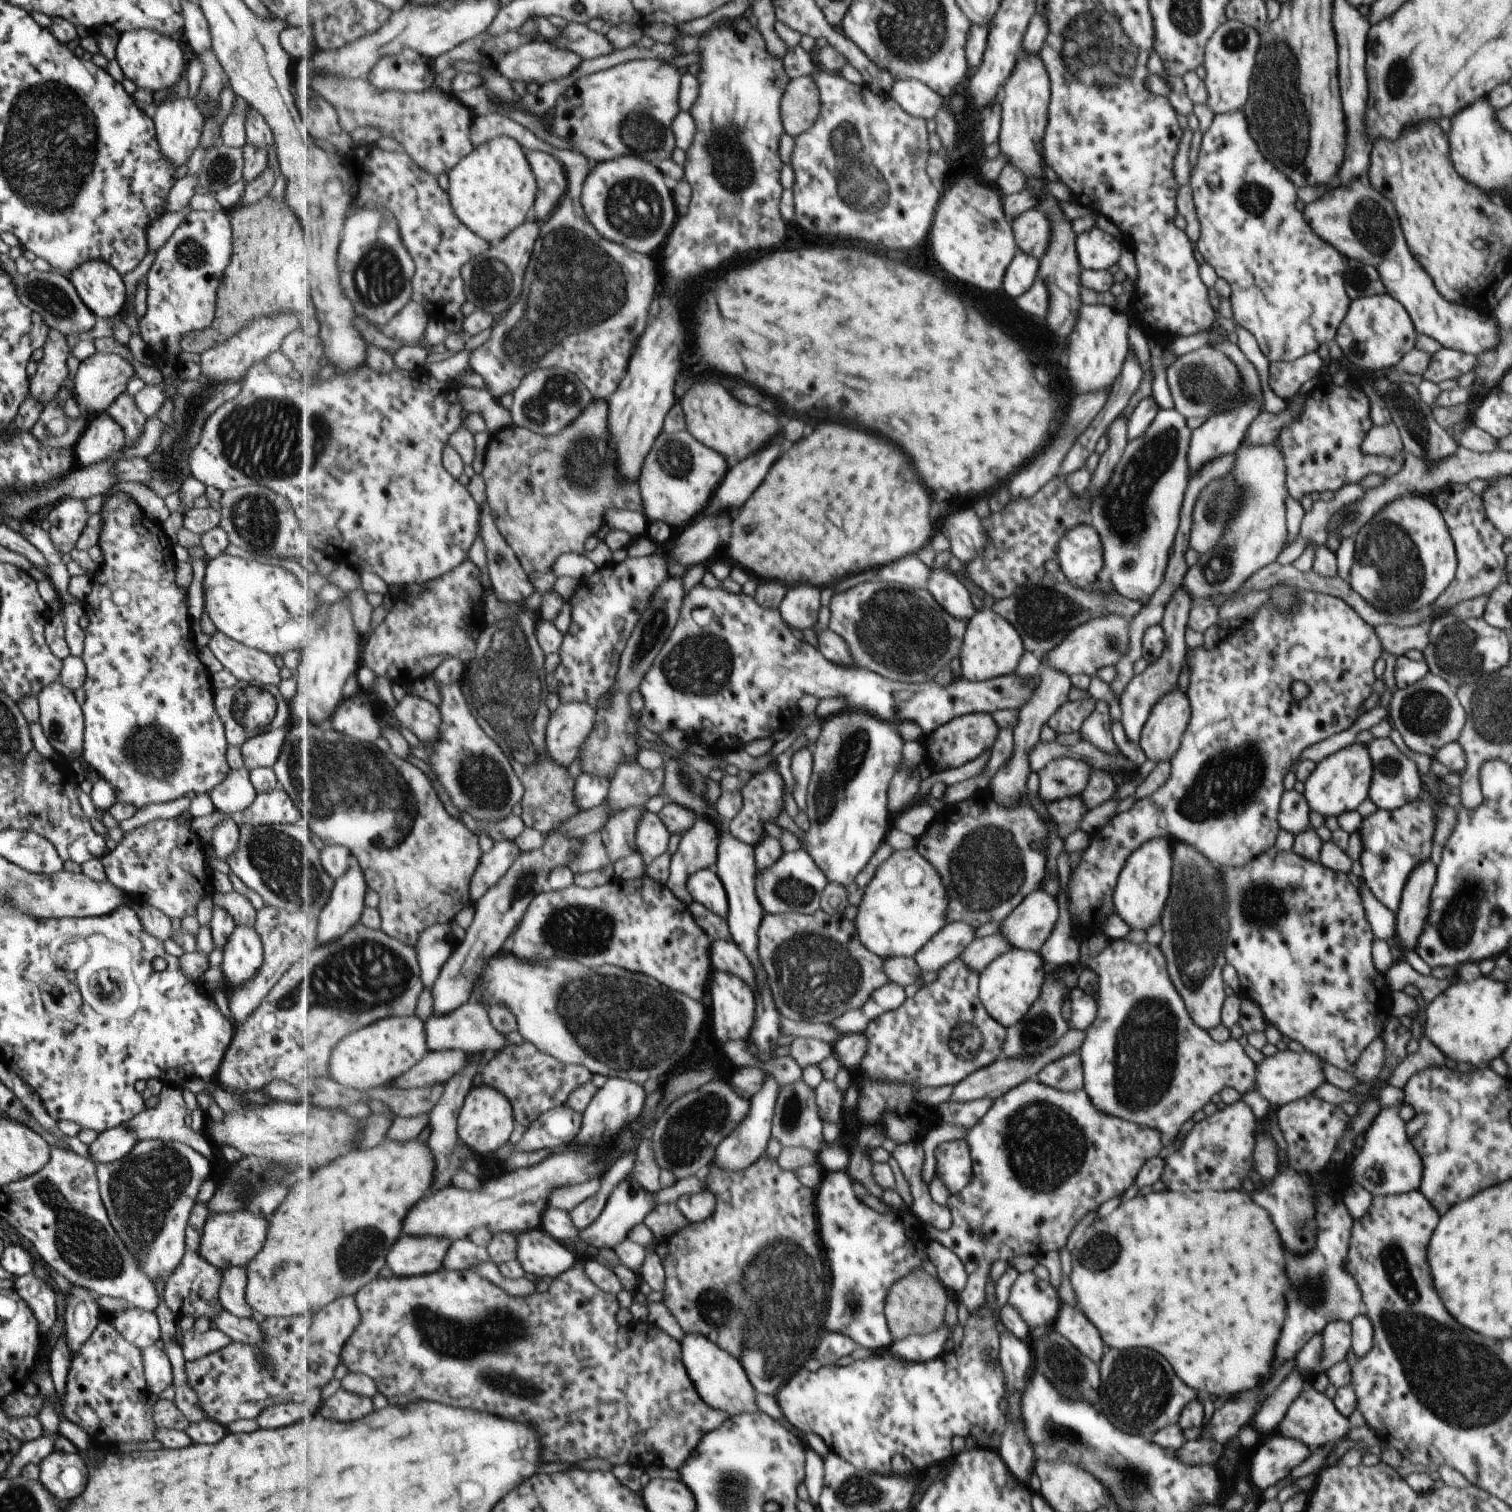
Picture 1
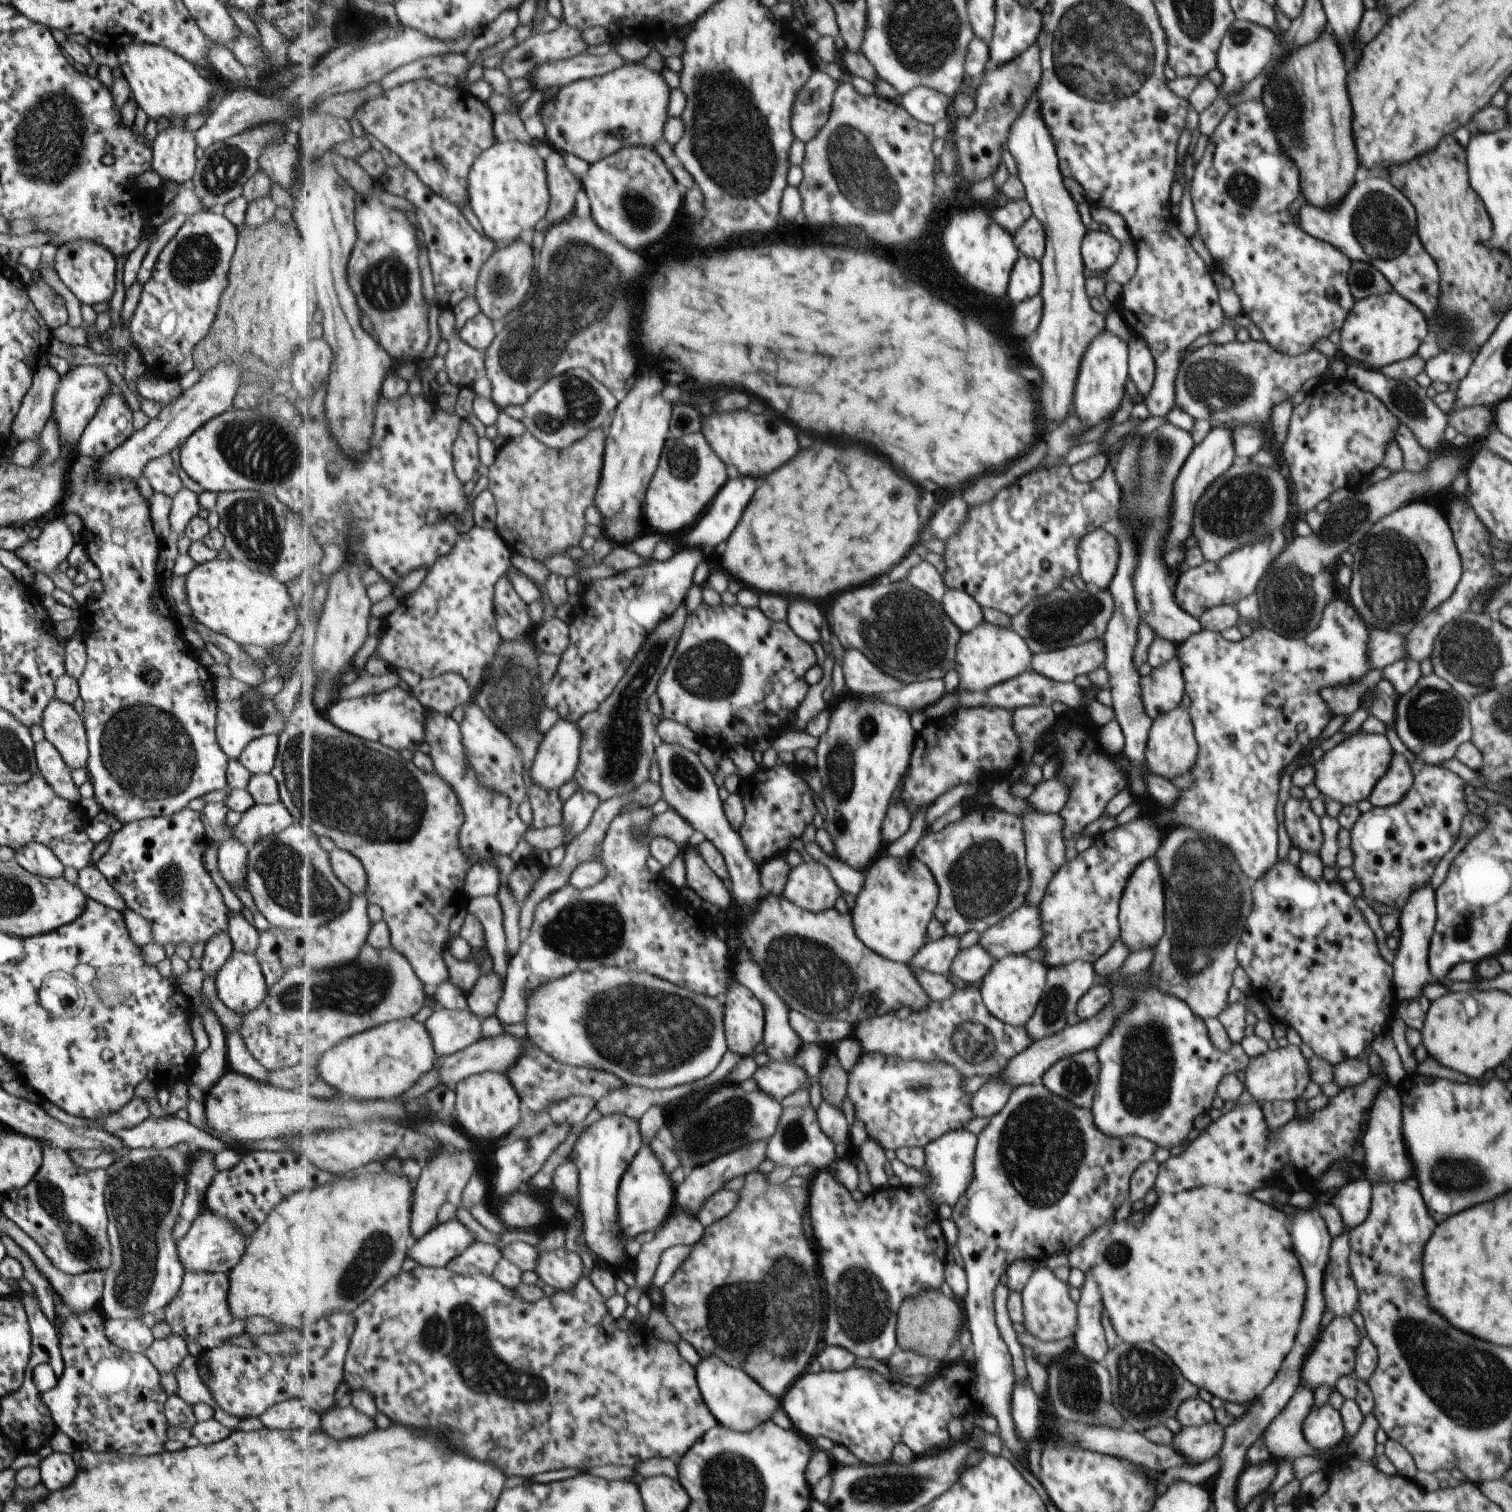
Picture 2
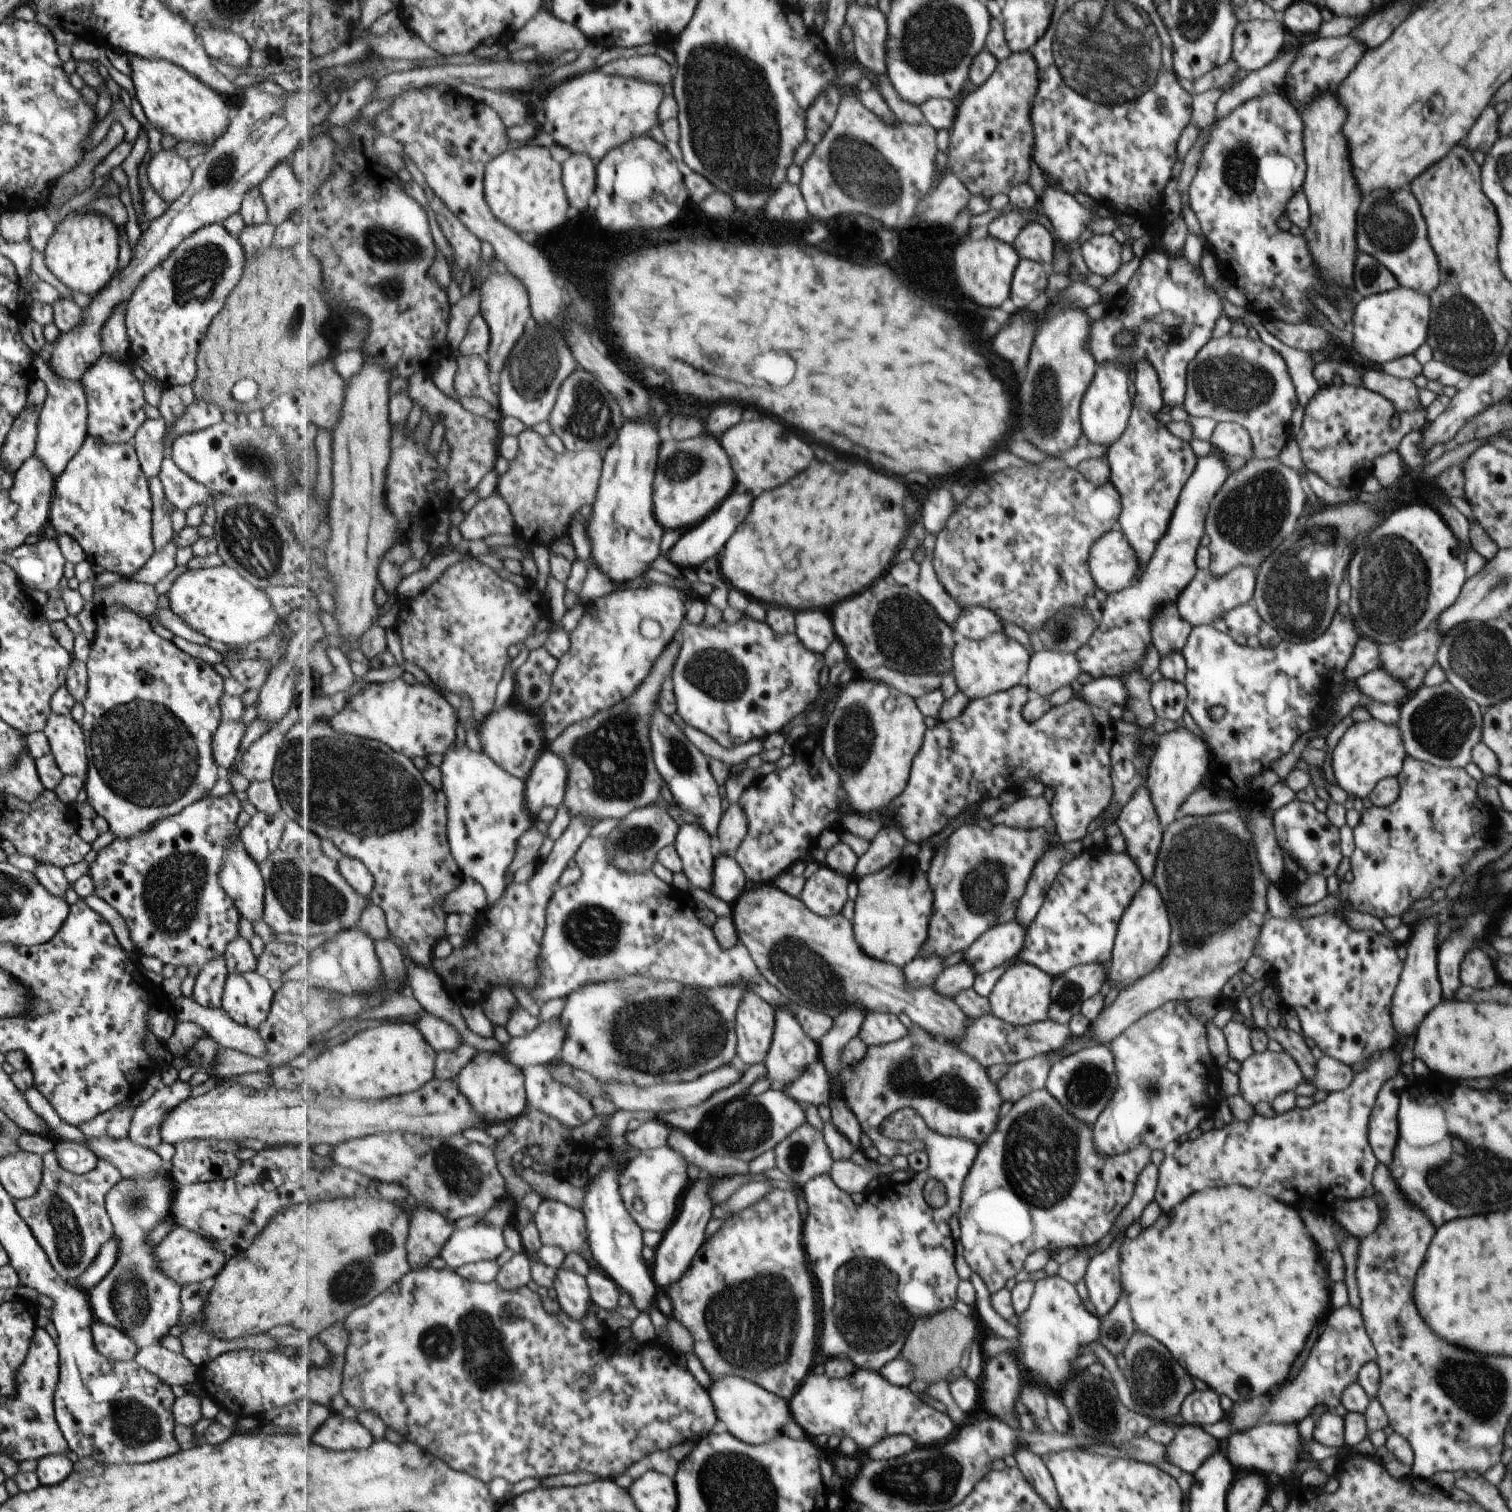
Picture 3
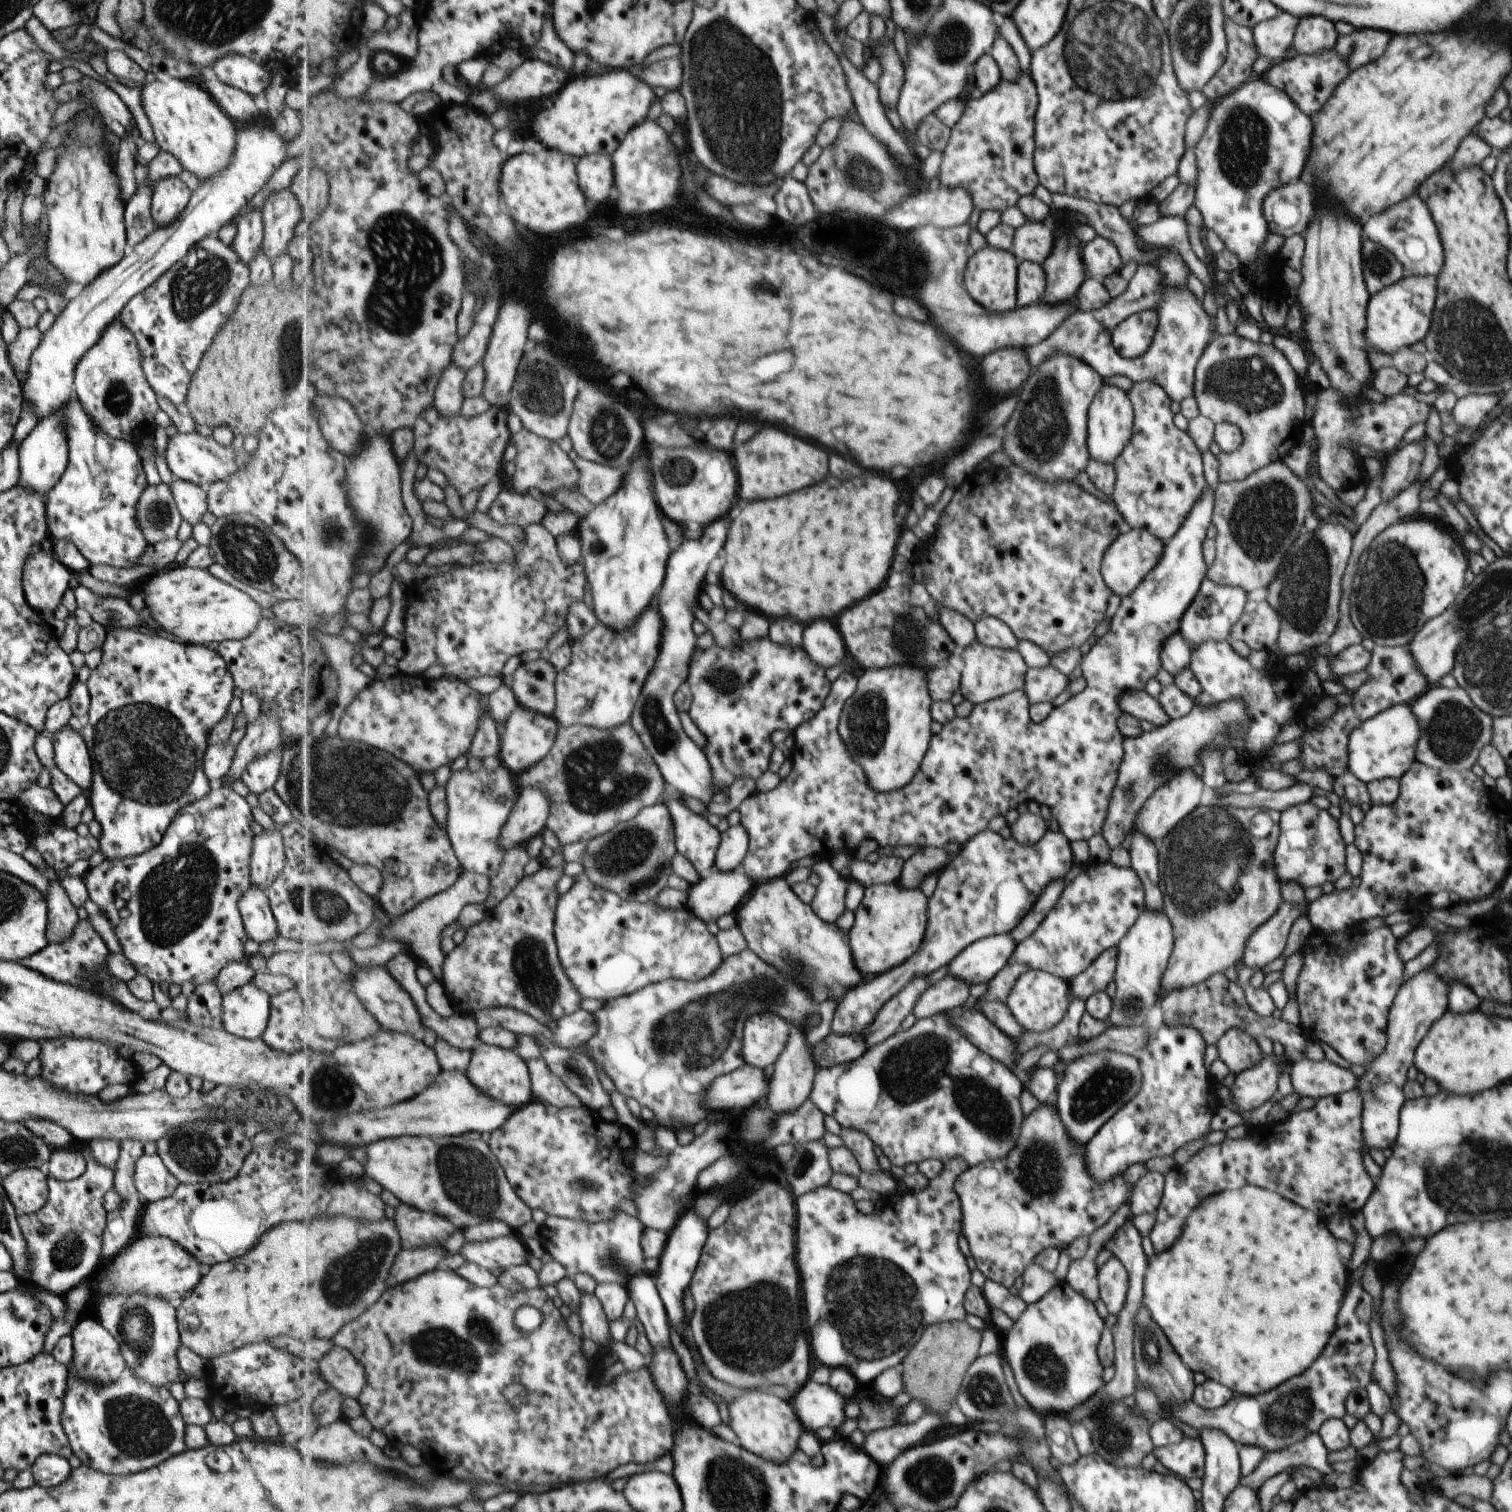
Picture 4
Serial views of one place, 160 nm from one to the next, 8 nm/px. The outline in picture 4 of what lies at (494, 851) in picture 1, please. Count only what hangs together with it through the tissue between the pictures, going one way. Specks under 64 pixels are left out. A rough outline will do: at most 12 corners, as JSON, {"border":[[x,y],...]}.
{"border":[[467,871],[447,891],[381,926],[440,981],[441,930],[483,904],[491,878]]}

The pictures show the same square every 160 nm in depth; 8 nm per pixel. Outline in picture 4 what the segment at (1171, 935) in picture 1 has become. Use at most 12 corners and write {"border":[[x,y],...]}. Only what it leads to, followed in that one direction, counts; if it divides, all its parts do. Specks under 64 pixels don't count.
{"border":[[1197,806],[1159,850],[1175,937],[1161,980],[1199,984],[1277,911],[1255,808]]}

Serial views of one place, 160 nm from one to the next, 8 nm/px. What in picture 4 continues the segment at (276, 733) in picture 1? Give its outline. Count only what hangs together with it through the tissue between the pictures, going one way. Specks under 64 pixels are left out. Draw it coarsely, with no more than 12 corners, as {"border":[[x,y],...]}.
{"border":[[280,751],[244,766],[240,781],[258,795],[278,778]]}

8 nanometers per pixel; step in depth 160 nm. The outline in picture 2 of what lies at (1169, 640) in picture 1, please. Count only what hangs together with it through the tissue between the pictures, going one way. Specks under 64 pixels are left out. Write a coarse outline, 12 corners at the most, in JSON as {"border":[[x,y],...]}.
{"border":[[1176,656],[1141,677],[1151,719],[1177,707],[1184,682]]}

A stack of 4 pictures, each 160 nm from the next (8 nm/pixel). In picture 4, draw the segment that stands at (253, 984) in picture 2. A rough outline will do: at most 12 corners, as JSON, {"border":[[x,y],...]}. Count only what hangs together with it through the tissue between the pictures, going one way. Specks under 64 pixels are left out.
{"border":[[250,982],[221,999],[221,1028],[259,1039],[270,997]]}

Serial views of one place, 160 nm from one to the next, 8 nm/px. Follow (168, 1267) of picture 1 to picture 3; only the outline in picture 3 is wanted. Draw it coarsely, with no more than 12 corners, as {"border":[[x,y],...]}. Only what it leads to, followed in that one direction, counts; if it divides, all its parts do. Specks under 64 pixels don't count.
{"border":[[170,1176],[104,1196],[118,1240],[84,1294],[95,1320],[142,1349],[178,1322],[180,1286],[144,1236],[169,1217]]}

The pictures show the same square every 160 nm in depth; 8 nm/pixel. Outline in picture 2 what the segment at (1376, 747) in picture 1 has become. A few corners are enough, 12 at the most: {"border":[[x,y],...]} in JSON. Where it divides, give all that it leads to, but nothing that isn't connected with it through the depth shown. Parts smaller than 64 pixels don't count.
{"border":[[1393,754],[1386,774],[1372,788],[1373,807],[1399,803],[1412,786],[1412,770]]}

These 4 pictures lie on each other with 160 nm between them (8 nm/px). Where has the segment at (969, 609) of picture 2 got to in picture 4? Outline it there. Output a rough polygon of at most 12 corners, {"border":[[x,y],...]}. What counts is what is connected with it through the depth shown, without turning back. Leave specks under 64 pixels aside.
{"border":[[984,617],[973,624],[978,643],[1016,650],[1004,622]]}

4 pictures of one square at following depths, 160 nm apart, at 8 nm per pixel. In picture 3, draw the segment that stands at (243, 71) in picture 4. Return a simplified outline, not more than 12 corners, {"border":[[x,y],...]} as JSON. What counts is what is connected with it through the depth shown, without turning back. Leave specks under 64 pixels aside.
{"border":[[199,24],[211,60],[249,66],[250,46],[239,35]]}

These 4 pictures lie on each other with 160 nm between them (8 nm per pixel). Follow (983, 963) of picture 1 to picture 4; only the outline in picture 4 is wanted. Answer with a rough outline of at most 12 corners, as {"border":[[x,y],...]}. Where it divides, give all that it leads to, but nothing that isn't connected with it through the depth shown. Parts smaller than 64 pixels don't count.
{"border":[[947,974],[921,995],[914,1016],[928,1019],[971,1000],[965,981]]}

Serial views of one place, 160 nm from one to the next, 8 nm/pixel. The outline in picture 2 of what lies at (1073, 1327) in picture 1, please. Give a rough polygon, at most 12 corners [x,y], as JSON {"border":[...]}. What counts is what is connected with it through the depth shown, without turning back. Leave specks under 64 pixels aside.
{"border":[[1085,1274],[1079,1292],[1075,1350],[1102,1363],[1107,1346],[1099,1324],[1100,1286]]}

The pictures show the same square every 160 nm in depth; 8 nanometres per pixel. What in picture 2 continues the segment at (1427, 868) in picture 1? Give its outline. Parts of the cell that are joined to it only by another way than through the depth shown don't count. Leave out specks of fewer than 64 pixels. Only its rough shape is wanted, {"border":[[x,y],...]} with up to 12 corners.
{"border":[[1431,887],[1400,909],[1392,962],[1396,995],[1416,999],[1433,981],[1427,953],[1436,908]]}

